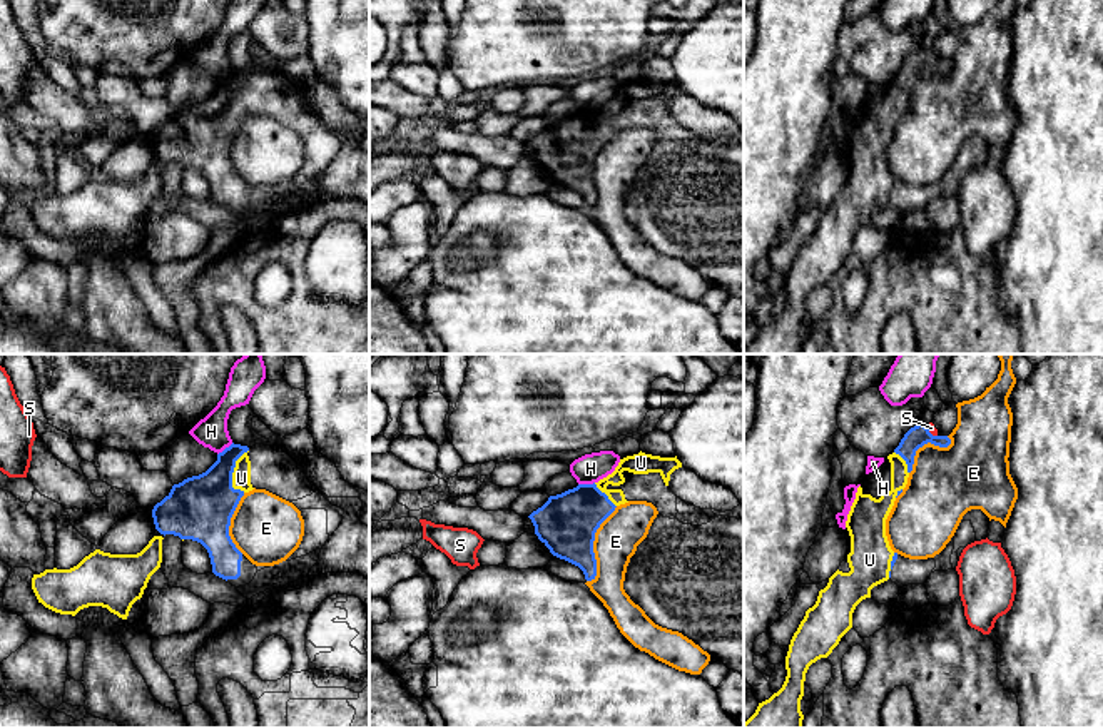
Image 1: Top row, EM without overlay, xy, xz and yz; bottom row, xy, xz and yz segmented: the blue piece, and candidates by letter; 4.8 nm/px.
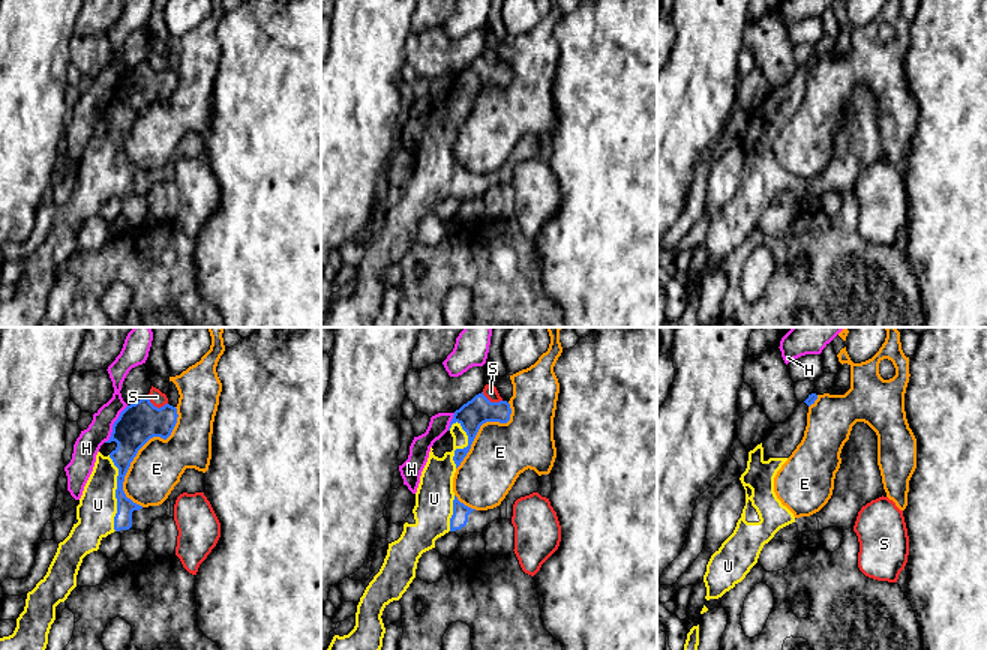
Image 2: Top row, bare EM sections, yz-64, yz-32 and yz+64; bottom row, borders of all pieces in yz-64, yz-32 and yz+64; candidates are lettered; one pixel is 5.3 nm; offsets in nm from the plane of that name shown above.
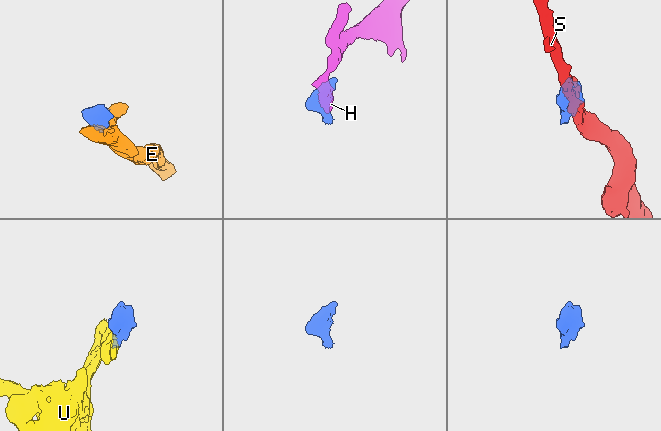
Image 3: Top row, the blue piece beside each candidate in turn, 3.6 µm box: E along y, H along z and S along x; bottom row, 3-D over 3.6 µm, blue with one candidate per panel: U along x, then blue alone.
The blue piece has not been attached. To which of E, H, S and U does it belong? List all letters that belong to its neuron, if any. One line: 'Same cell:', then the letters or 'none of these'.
Same cell: U

